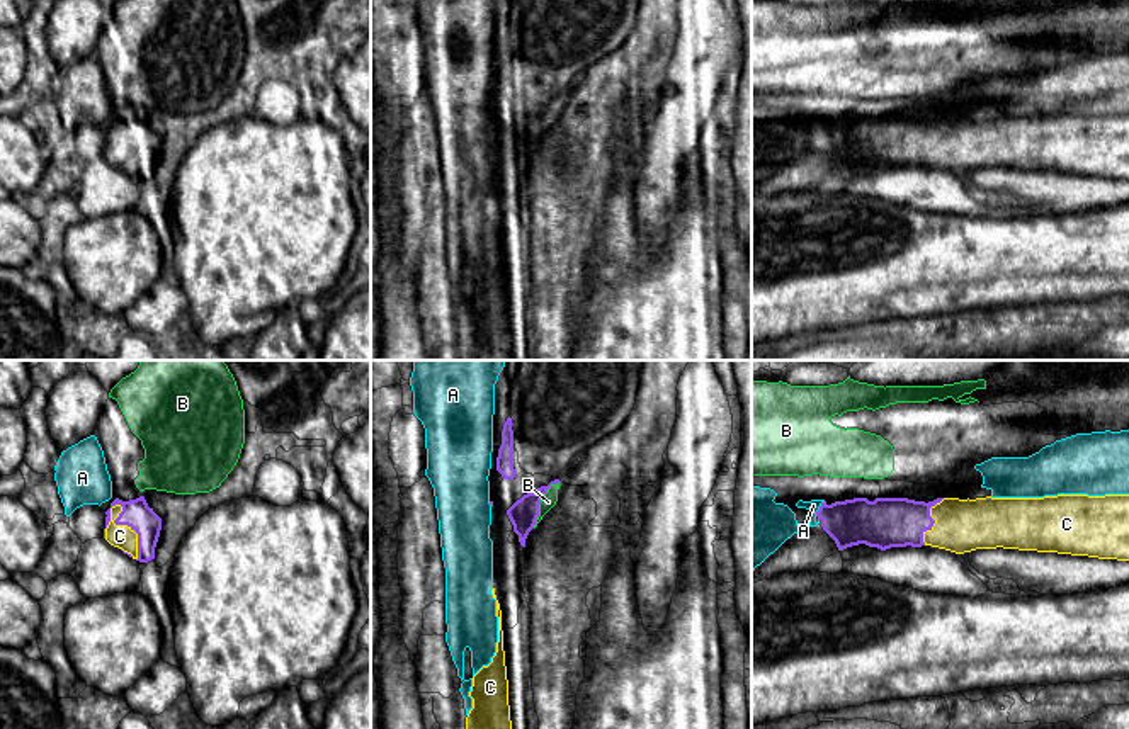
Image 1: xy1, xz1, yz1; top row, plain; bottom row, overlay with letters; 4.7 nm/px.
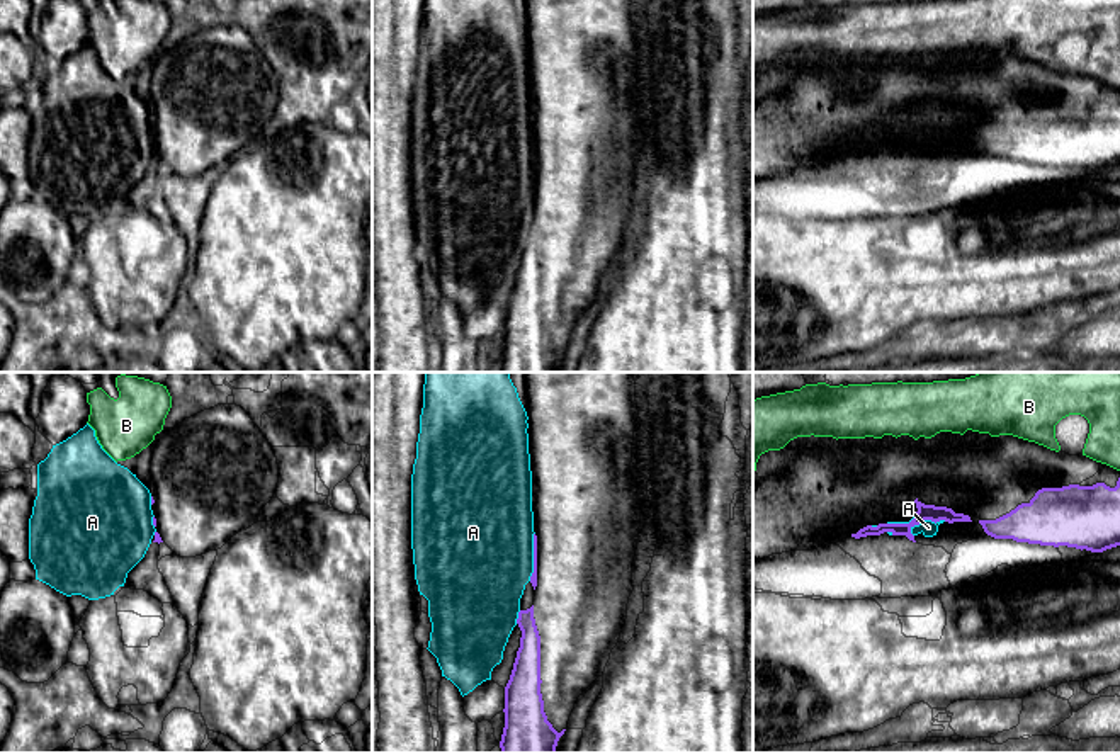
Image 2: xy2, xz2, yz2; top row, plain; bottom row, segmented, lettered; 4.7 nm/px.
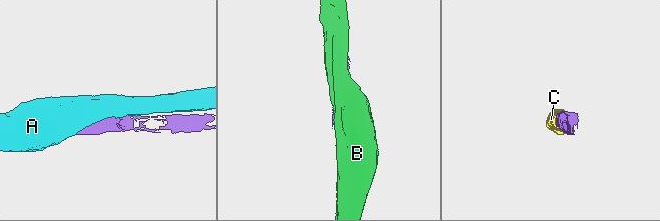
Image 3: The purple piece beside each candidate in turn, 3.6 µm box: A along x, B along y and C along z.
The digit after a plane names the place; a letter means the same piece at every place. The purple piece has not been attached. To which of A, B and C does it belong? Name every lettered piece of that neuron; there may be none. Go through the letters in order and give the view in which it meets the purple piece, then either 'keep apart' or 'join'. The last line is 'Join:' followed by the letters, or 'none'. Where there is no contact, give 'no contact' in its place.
A: xz2 | keep apart
B: xz1 | keep apart
C: xy1 | join
Join: C

